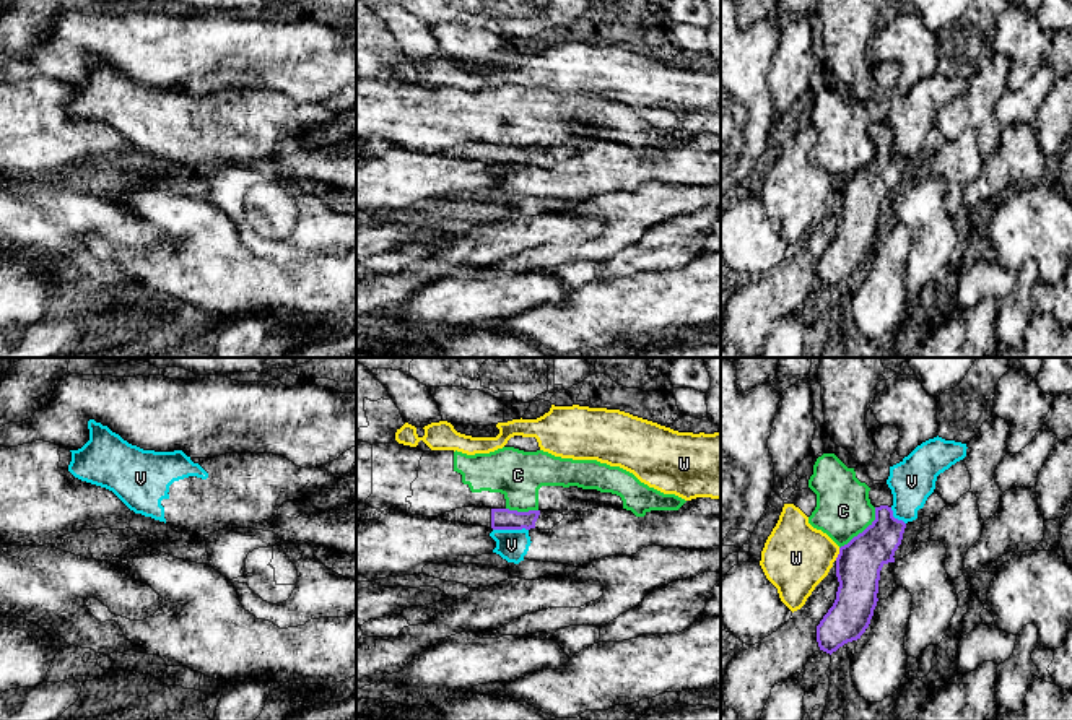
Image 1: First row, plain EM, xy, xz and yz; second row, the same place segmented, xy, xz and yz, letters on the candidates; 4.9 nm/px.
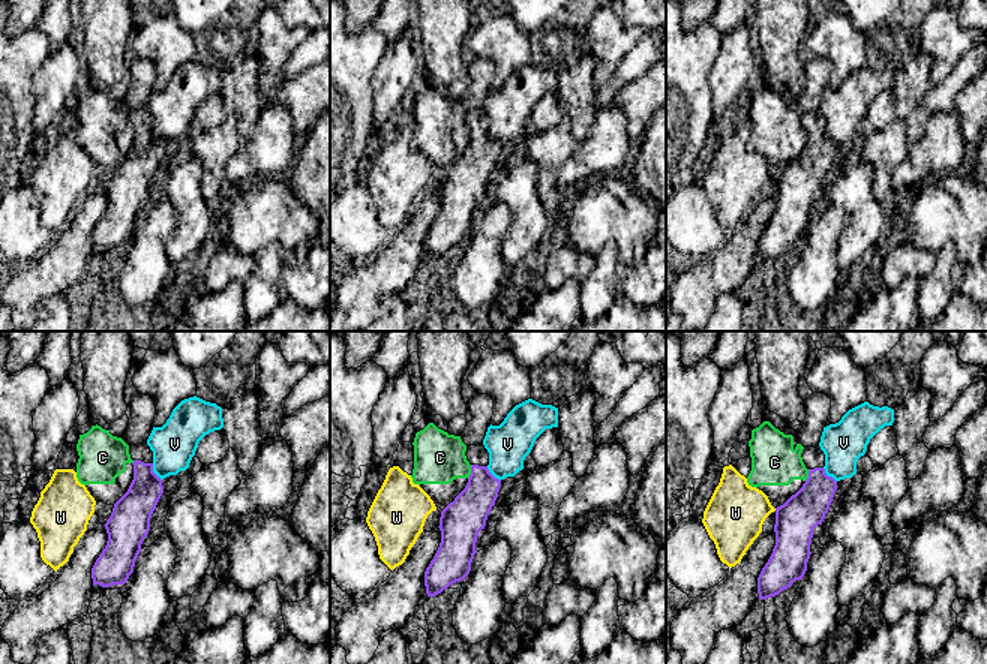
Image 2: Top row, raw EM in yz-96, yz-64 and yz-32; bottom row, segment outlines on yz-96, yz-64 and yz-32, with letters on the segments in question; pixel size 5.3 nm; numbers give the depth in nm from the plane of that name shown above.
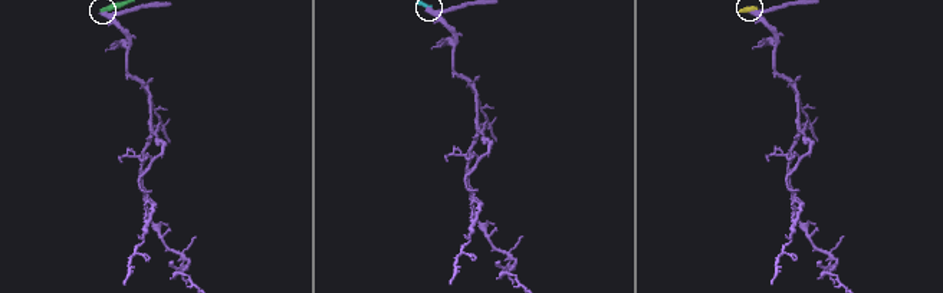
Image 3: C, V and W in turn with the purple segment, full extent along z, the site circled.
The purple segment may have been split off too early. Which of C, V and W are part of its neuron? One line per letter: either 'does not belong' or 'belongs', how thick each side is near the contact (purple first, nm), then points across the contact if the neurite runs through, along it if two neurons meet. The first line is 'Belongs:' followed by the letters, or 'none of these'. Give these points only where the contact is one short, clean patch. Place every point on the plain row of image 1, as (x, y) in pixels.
Belongs: none of these
C: does not belong | 220/280 nm
V: does not belong | 110/160 nm | along xz (527, 164), (493, 166)
W: does not belong | 220/340 nm

